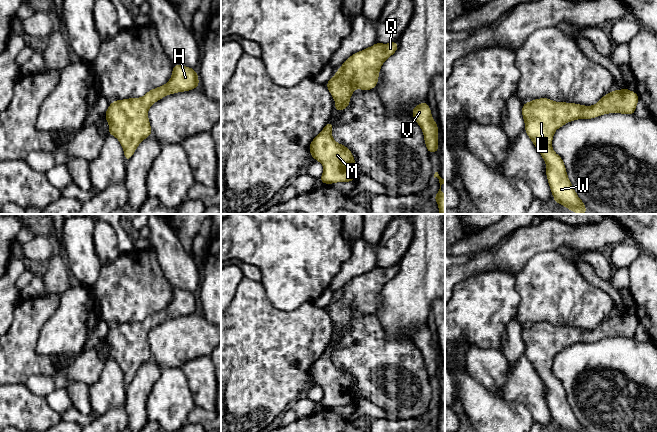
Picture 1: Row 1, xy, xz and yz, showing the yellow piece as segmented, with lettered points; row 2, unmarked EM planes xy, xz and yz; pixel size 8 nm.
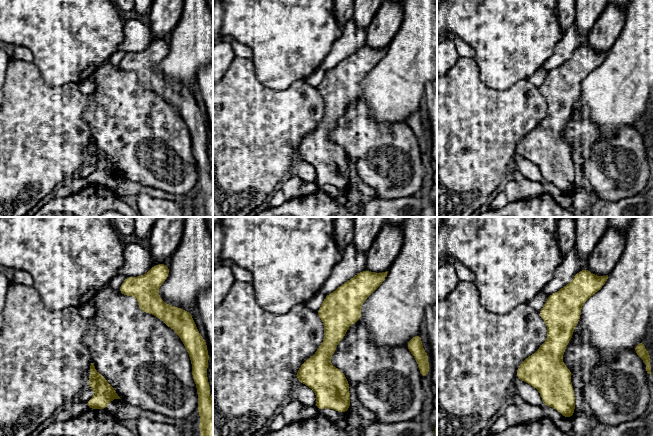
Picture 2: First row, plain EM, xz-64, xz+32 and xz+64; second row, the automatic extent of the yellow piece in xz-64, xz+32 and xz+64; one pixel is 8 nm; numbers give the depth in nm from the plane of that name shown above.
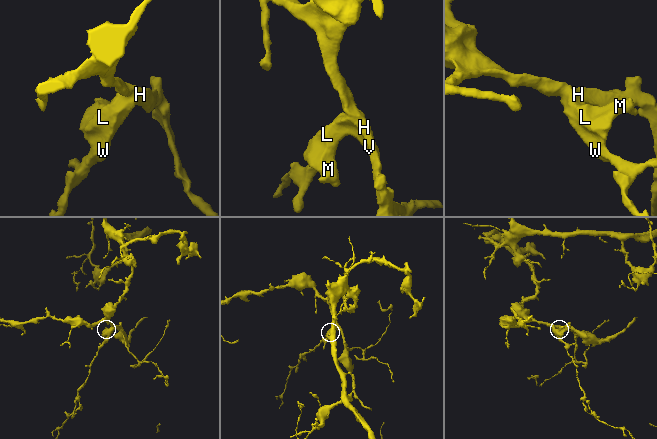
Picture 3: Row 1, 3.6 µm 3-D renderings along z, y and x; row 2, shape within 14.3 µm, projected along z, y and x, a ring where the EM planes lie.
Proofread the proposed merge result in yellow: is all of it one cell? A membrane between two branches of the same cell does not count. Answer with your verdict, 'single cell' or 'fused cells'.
single cell

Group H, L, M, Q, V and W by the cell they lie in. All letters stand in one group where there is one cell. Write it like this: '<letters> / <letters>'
H L M Q V W

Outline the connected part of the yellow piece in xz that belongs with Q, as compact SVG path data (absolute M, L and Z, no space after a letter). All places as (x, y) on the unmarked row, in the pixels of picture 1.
M398 265L388 268L376 266L373 270L354 277L341 289L336 298L326 308L327 313L335 324L336 336L340 336L350 329L350 321L356 312L367 315L376 311L382 288L397 274Z

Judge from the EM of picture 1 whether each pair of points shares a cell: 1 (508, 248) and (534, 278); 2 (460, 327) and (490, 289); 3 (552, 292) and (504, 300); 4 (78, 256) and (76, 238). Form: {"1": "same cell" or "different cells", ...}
{"1": "different cells", "2": "same cell", "3": "different cells", "4": "same cell"}

